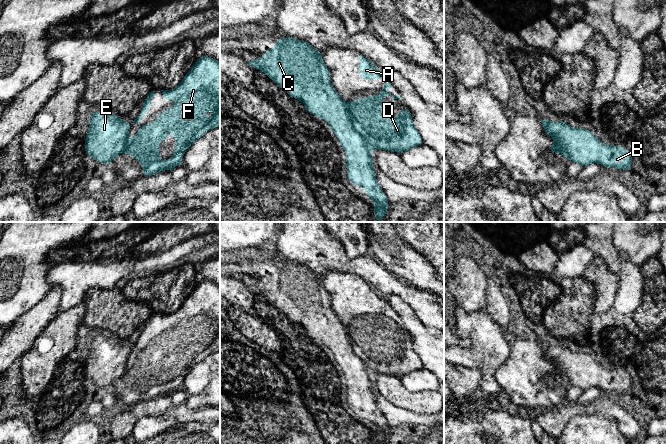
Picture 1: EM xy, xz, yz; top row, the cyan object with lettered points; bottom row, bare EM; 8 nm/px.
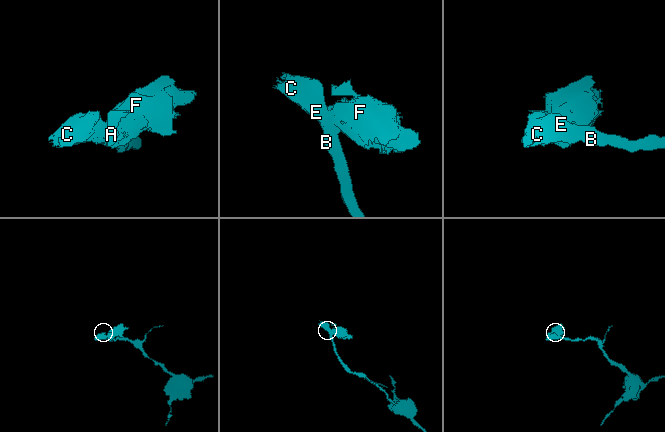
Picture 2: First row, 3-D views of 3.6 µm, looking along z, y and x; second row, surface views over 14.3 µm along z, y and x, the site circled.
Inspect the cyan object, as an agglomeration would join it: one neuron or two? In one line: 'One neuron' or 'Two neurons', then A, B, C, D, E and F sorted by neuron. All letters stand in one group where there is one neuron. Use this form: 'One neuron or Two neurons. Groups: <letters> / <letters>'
Two neurons. Groups: A D F / B C E

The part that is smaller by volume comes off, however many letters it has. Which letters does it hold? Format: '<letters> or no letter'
A, D, F

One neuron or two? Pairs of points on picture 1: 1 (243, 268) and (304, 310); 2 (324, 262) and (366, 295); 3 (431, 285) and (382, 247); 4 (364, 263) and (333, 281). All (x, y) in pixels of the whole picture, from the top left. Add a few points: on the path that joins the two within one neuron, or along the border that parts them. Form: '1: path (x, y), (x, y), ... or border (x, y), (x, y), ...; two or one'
1: path (258, 275), (273, 279), (289, 295); one
2: border (321, 274), (337, 270), (358, 276); two
3: path (419, 273), (394, 253); one
4: border (324, 273), (337, 270), (350, 272), (359, 278); two

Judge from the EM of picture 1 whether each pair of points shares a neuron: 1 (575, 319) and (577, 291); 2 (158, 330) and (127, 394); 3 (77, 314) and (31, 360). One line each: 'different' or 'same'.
1: same
2: same
3: same

